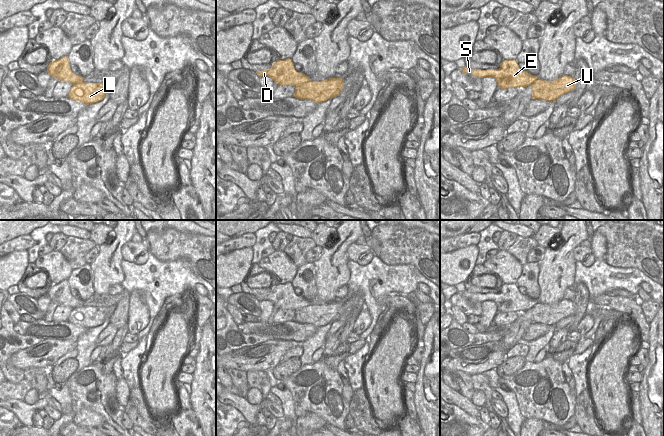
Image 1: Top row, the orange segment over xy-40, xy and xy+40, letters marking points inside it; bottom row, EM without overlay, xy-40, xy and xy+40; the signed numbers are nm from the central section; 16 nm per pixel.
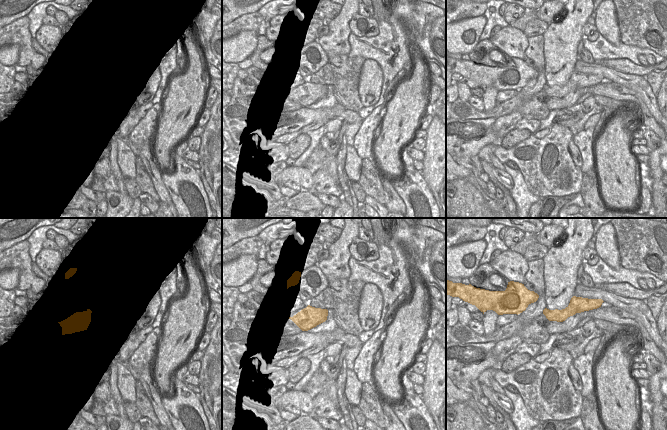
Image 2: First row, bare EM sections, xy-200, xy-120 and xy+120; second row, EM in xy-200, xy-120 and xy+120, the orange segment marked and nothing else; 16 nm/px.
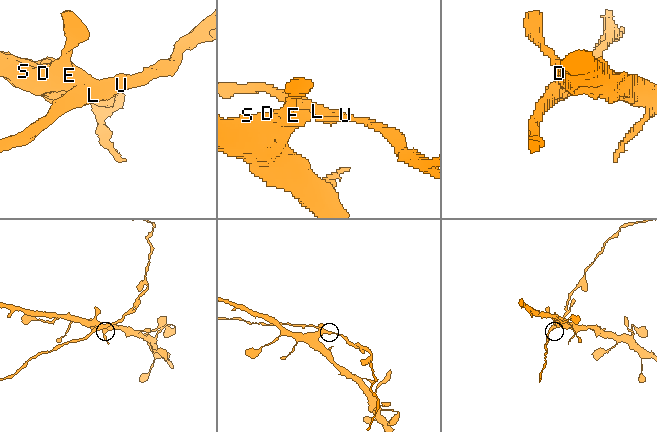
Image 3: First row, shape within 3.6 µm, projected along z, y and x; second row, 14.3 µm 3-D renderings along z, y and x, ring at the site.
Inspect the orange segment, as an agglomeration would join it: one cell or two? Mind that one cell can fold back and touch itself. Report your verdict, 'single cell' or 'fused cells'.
fused cells

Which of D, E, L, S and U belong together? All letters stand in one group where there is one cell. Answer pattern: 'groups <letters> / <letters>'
groups D E S / L U

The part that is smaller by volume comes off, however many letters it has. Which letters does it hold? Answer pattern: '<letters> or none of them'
L, U

